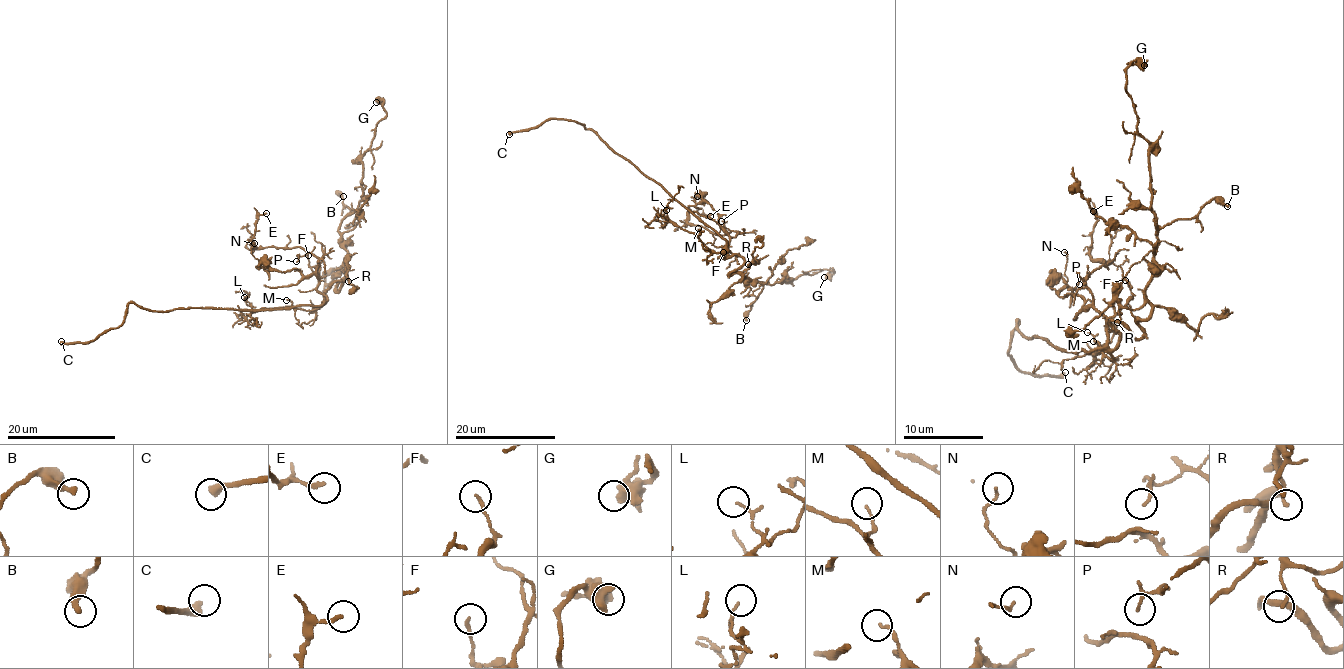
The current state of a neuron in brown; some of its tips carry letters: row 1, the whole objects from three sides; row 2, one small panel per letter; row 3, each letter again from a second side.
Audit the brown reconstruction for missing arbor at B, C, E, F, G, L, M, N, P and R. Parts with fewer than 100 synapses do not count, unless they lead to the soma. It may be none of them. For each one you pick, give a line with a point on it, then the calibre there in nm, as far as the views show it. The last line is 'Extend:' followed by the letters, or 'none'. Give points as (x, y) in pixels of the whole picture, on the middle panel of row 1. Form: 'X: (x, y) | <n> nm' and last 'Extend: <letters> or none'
C: (509, 134) | 400 nm
Extend: C

